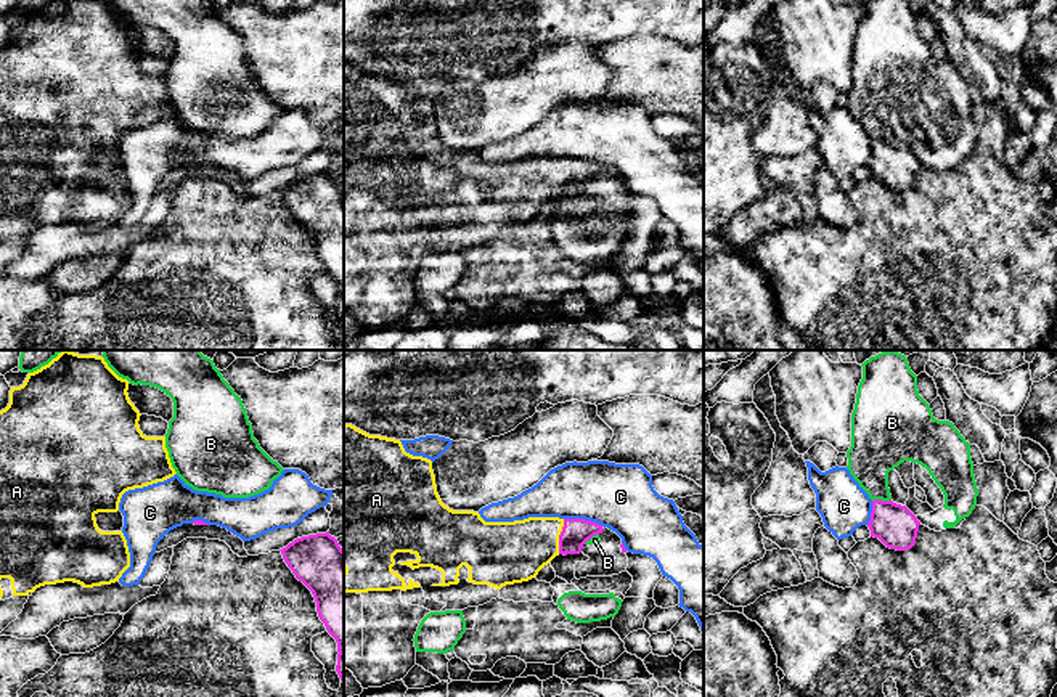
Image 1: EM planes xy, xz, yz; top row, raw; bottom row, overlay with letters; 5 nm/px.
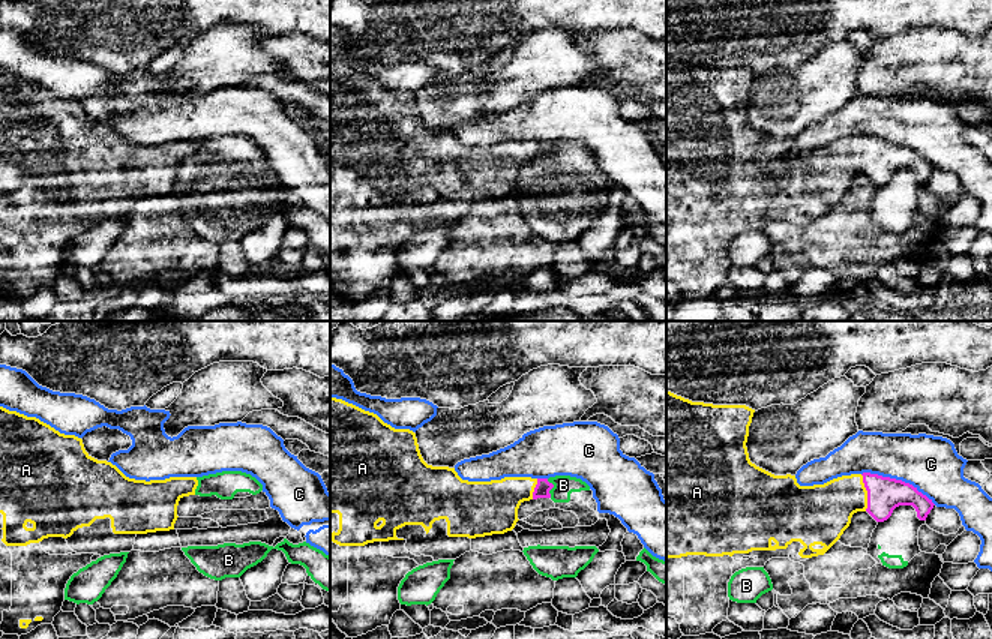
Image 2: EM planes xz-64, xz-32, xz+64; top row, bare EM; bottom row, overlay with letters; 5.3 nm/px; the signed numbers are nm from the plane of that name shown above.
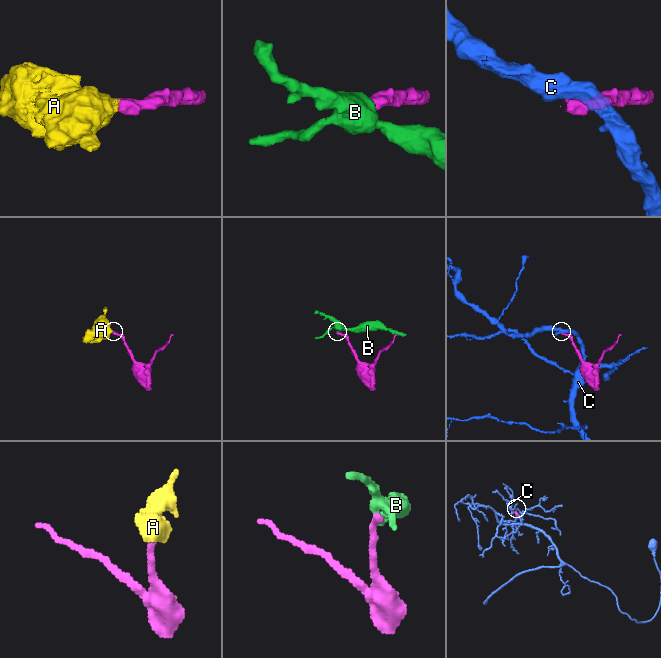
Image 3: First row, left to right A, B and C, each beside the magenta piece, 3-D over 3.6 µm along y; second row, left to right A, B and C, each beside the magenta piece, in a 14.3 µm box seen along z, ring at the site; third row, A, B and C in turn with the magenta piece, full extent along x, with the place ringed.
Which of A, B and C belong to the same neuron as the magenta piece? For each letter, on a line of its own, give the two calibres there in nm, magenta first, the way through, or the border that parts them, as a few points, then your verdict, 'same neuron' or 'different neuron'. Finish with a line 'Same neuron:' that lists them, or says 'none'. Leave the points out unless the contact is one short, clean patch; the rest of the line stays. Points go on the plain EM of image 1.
A: 140/300 nm | across xz (575, 172), (559, 177), (545, 177), (516, 191) | same neuron
B: 220/260 nm | along yz (890, 138), (873, 142) | different neuron
C: 140/340 nm | different neuron
Same neuron: A

